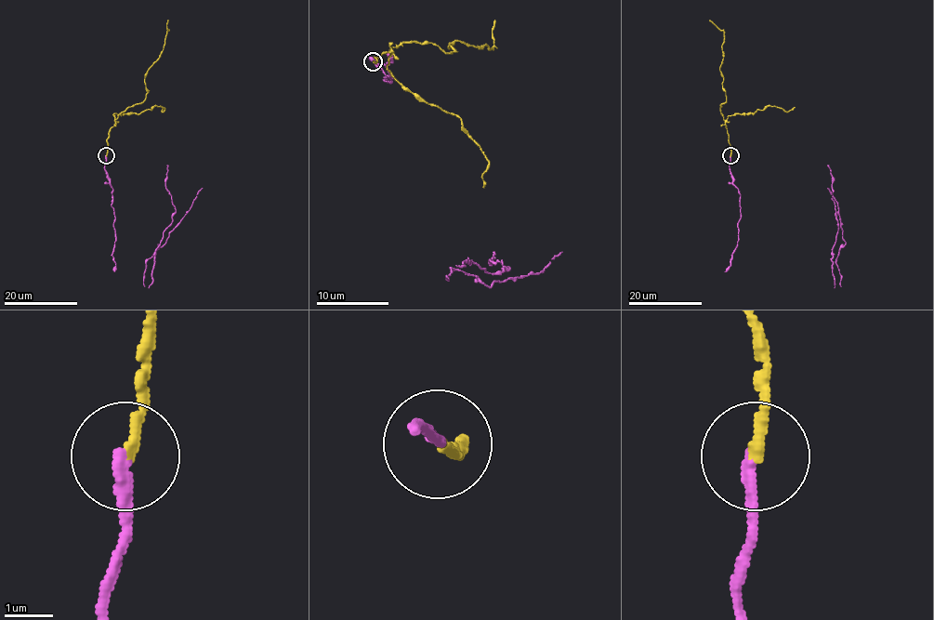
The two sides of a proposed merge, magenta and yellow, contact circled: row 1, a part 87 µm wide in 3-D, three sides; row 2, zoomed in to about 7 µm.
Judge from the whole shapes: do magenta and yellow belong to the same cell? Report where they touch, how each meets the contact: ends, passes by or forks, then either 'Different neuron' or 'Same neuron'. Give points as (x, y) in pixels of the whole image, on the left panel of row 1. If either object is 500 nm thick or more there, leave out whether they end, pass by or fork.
Place: (106, 155). At the ring magenta ends. At the ring yellow ends. Same neuron

